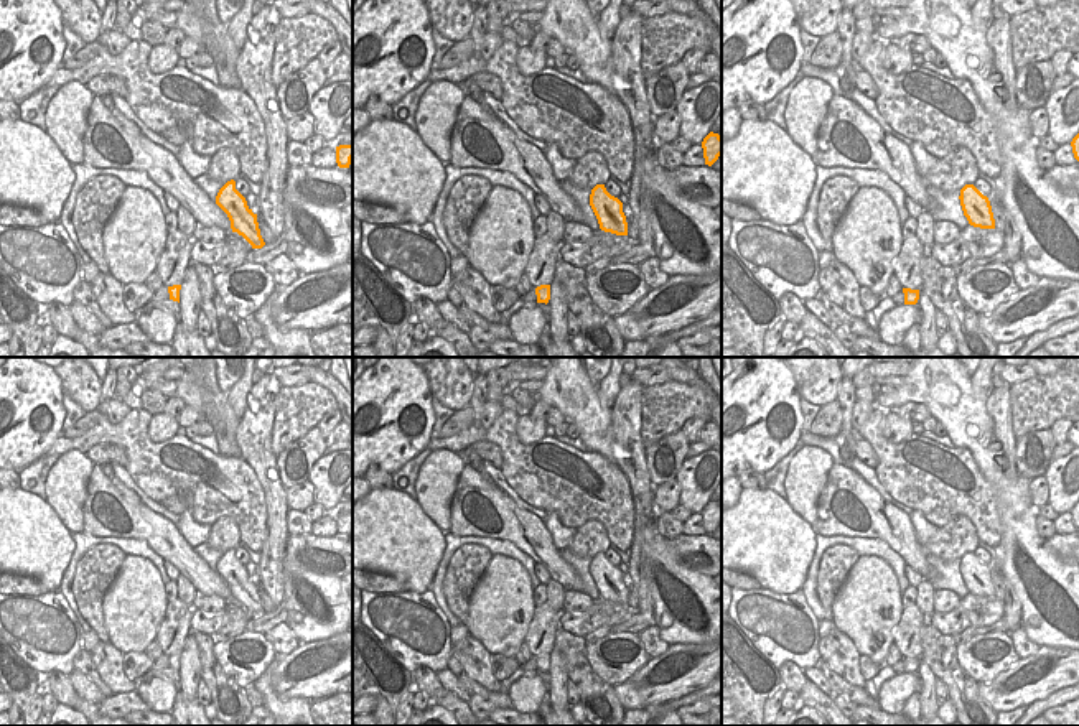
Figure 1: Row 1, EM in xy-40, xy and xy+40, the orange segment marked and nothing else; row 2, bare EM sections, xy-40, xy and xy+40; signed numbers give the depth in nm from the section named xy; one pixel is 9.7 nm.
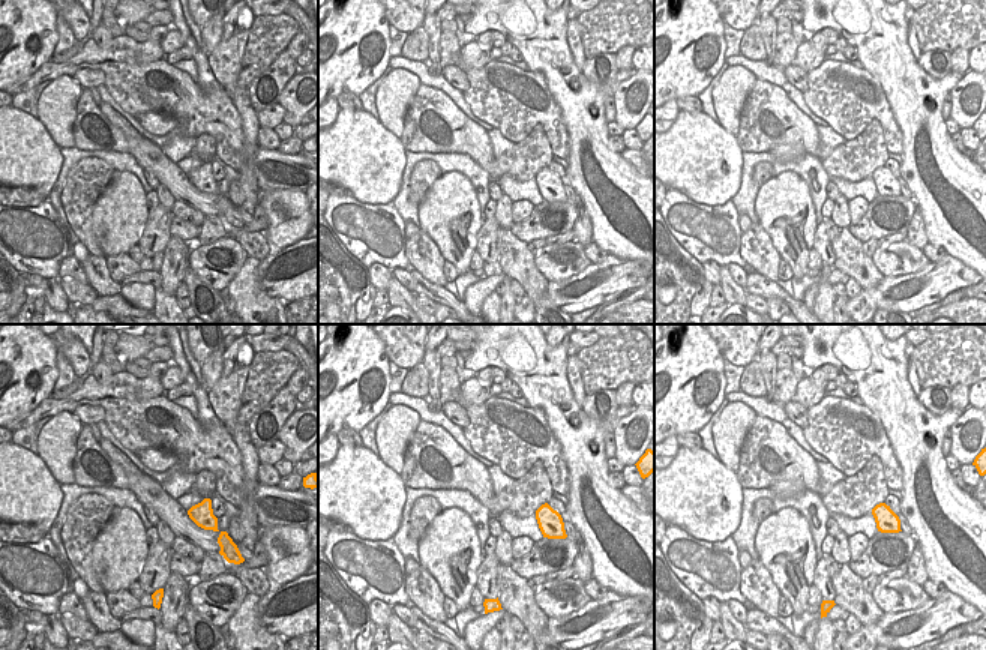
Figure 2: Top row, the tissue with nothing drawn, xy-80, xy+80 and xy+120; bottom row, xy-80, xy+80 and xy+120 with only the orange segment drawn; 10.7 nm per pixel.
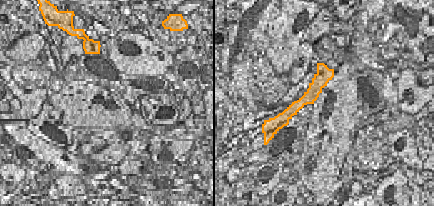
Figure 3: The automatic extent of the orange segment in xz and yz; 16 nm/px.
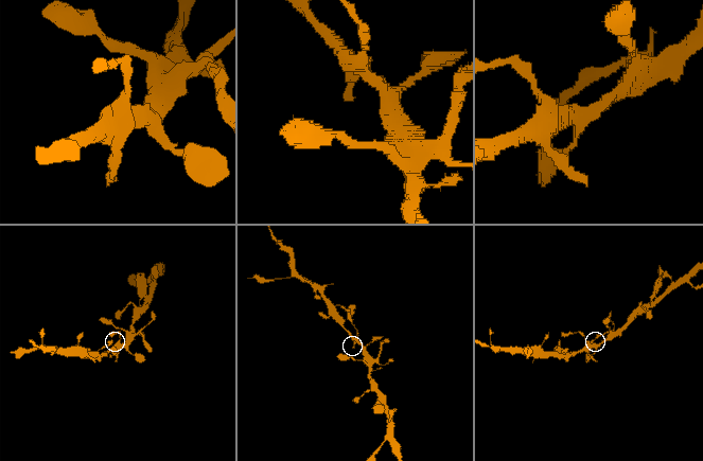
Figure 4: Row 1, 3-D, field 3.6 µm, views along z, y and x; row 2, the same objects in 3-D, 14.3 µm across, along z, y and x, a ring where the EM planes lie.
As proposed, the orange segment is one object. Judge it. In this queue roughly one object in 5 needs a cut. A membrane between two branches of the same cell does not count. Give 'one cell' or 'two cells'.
one cell

